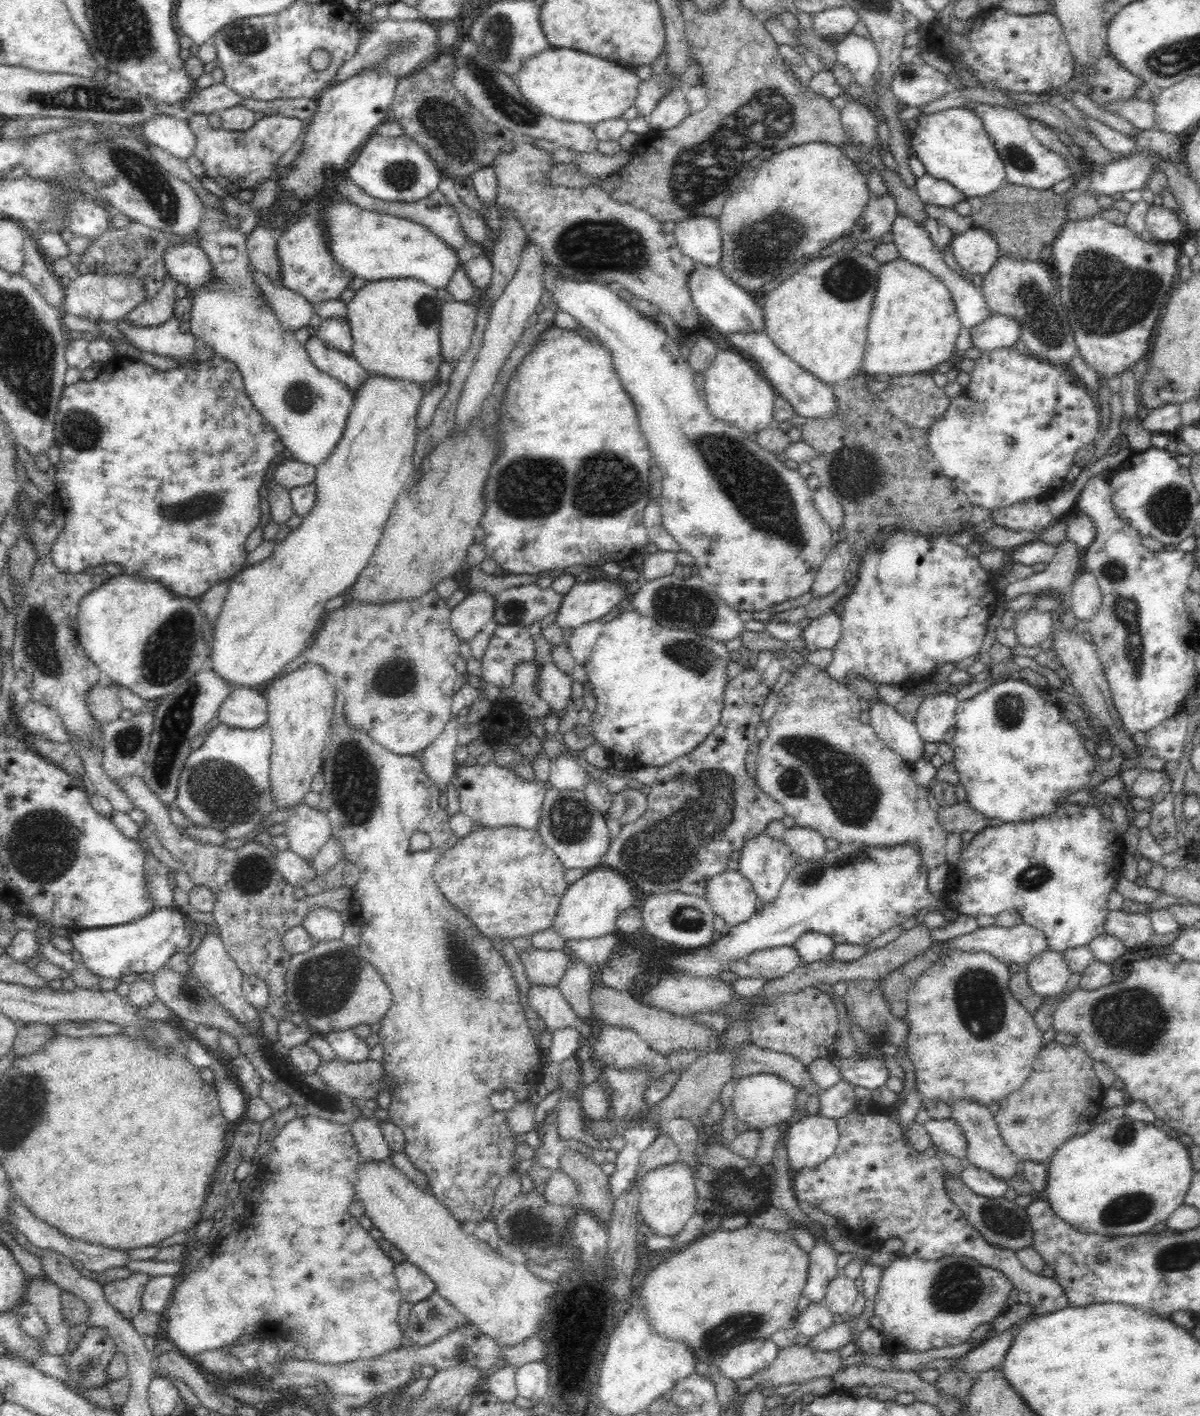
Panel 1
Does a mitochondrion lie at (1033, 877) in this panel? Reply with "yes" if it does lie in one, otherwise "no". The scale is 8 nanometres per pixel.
yes

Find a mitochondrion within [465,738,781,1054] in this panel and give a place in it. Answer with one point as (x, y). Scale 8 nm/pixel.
(666, 851)

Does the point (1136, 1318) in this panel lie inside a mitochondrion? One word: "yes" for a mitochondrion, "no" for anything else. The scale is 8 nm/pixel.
no

